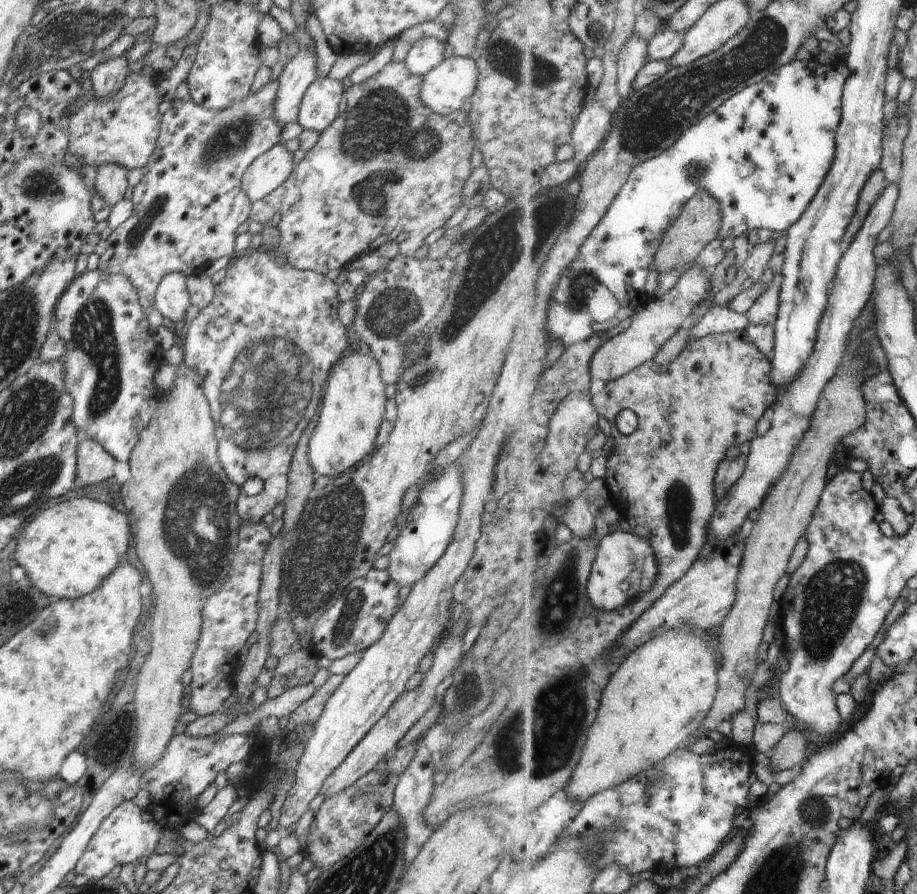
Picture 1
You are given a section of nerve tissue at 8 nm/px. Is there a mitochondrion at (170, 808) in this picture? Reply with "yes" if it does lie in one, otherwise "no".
no

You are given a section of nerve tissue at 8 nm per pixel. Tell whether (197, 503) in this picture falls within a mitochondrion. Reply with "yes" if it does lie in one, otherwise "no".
yes

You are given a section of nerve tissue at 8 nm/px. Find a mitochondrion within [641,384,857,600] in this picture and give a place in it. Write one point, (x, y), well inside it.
(680, 506)

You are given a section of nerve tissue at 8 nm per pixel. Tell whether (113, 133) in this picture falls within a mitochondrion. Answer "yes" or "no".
no

